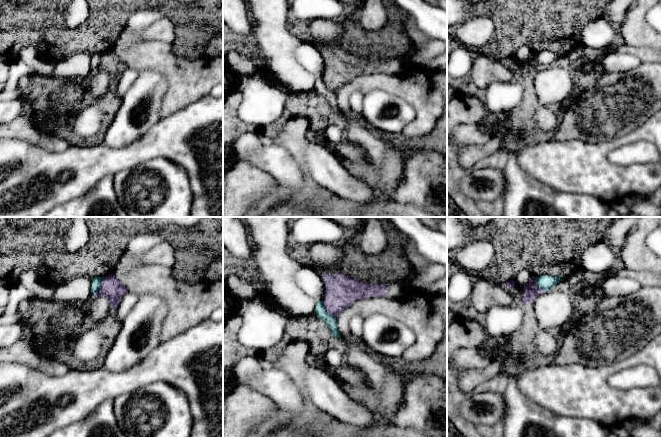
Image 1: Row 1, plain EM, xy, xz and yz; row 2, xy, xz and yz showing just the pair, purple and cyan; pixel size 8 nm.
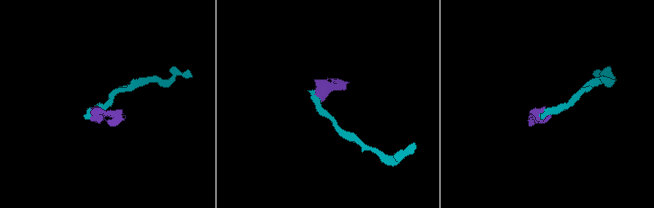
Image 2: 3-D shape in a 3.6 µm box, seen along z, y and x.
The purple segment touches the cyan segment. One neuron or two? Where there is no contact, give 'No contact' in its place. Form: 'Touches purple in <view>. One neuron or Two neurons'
Touches purple in xz. Two neurons

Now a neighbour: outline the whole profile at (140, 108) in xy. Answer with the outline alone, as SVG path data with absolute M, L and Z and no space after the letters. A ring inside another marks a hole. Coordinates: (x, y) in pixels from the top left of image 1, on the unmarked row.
M154 70L139 72L124 95L103 143L110 148L121 148L144 135L161 119L161 102L167 88L168 82L161 73Z

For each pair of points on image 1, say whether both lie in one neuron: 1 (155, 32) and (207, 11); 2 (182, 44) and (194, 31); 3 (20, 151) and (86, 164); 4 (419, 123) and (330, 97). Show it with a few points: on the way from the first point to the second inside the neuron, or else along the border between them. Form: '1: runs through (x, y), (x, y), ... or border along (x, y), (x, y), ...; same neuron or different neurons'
1: border along (173, 19), (174, 41), (171, 44); different neurons
2: runs through (185, 41), (192, 34); same neuron
3: runs through (36, 164), (70, 164); same neuron
4: runs through (411, 96), (399, 84), (357, 84); same neuron

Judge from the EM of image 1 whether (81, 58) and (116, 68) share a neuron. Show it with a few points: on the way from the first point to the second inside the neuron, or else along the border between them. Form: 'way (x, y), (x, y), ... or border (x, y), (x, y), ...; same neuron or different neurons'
border (91, 70), (82, 77), (69, 78); different neurons

